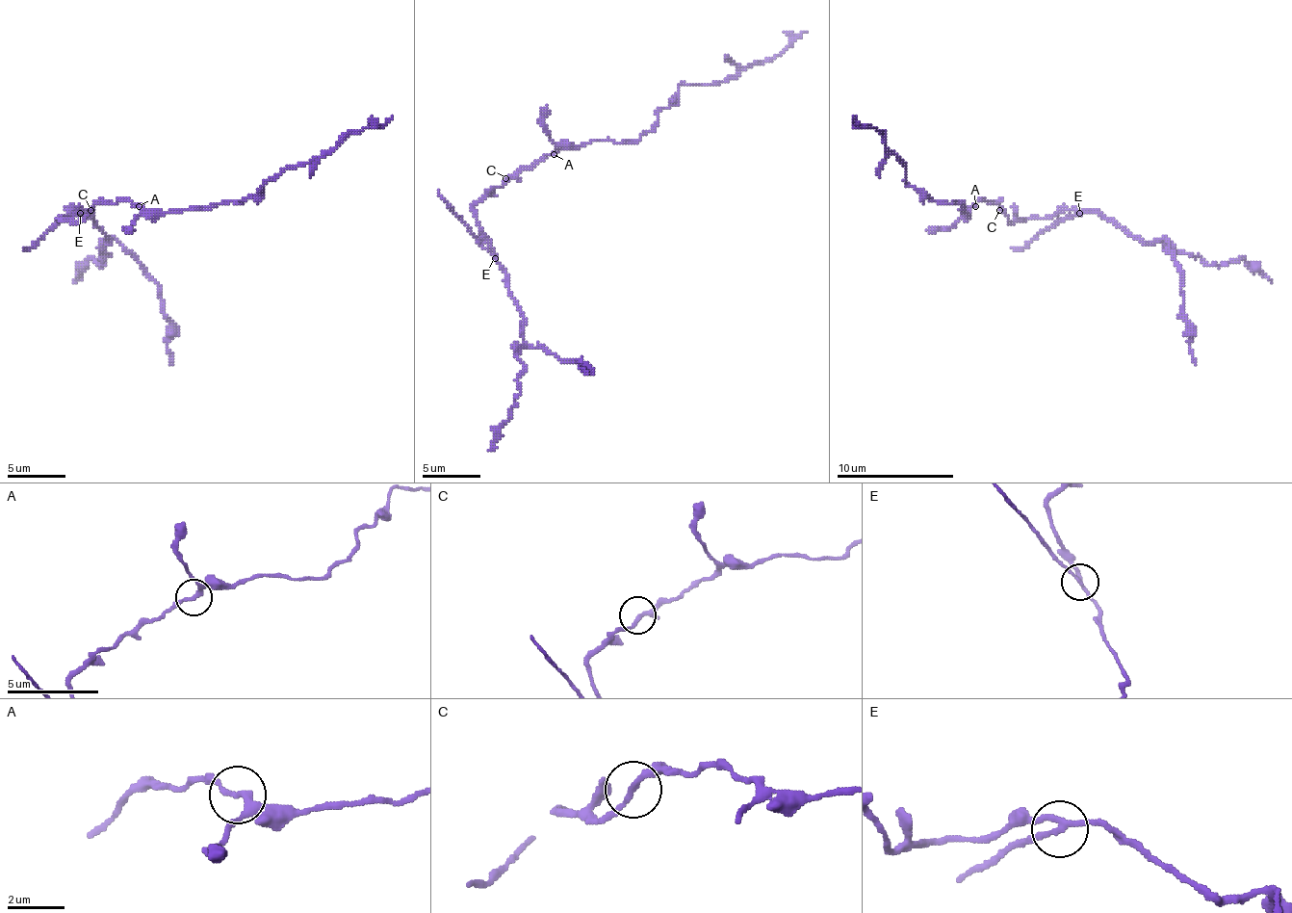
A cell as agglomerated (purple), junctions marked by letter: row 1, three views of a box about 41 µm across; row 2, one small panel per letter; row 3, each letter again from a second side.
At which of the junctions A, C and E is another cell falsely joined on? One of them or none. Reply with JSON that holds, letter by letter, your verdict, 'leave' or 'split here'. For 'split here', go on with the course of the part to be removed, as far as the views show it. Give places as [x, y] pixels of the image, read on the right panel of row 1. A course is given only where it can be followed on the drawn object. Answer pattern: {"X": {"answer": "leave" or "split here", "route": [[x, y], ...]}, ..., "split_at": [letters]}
{"A": {"answer": "leave"}, "C": {"answer": "leave"}, "E": {"answer": "split here", "route": [[1078, 213], [1046, 227], [1022, 247], [1011, 247]]}, "split_at": ["E"]}

